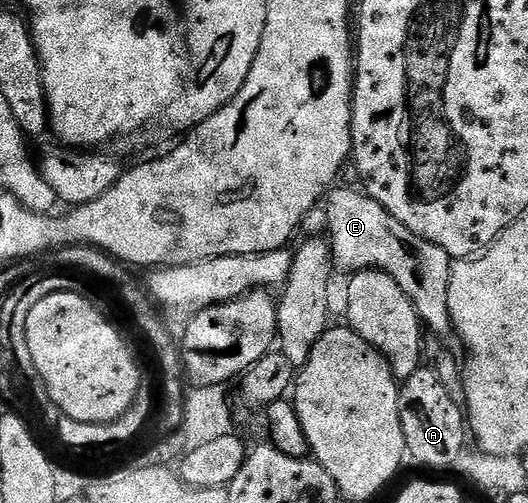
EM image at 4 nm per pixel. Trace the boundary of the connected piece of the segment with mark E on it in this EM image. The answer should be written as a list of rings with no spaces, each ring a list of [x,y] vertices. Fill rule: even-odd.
[[[346,188],[331,189],[324,198],[326,222],[328,224],[329,248],[332,250],[333,267],[337,271],[355,274],[366,269],[377,268],[389,273],[400,285],[402,292],[410,299],[419,315],[421,323],[438,336],[452,336],[454,329],[449,316],[449,276],[452,273],[452,258],[437,244],[430,243],[420,236],[412,234],[371,196],[361,191]]]

